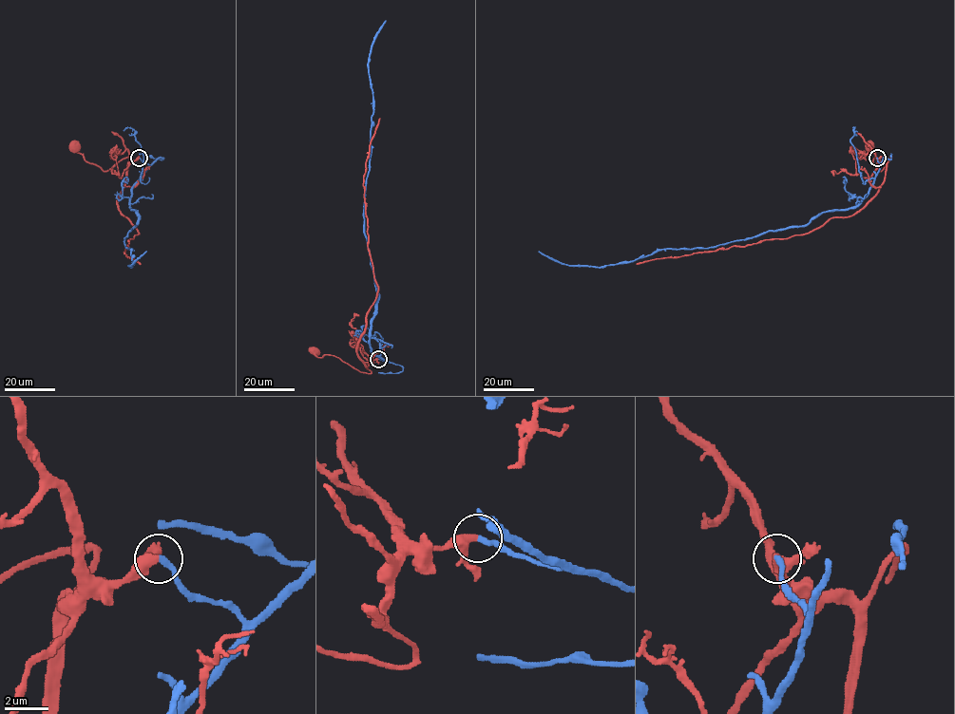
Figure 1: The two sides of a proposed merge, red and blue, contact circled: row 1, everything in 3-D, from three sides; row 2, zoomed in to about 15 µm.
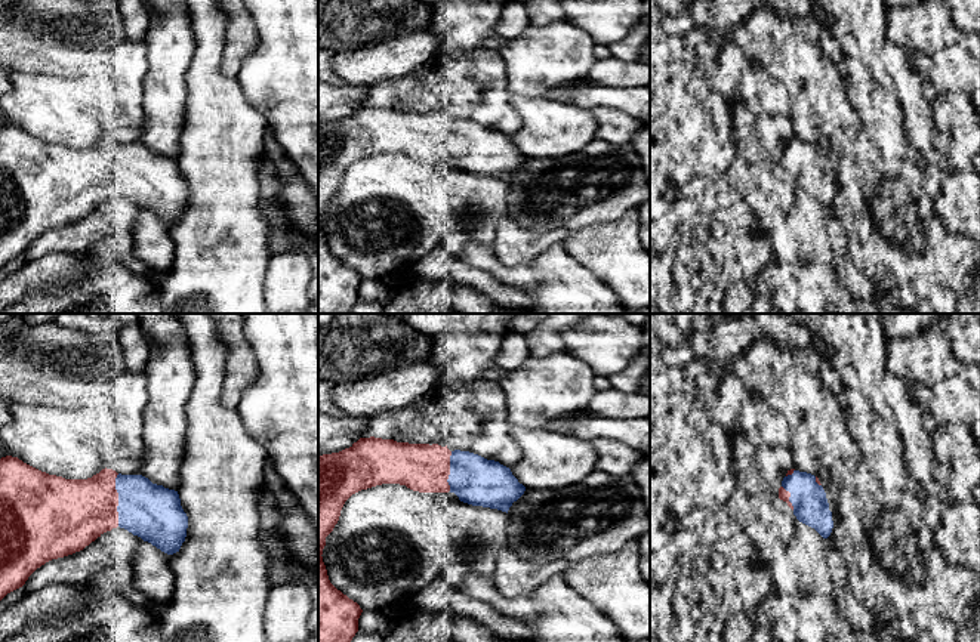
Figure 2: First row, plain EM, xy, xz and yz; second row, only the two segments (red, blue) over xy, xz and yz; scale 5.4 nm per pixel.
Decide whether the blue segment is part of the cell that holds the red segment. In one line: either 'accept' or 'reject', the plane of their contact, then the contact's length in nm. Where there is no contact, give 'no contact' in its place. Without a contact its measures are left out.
reject; meets red in xy; contact 280 nm long

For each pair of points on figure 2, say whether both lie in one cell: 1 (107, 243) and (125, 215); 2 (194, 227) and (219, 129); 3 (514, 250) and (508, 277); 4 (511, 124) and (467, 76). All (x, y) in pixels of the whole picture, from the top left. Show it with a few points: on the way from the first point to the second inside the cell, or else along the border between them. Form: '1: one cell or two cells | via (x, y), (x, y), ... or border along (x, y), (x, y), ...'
1: one cell | via (114, 235), (125, 222)
2: one cell | via (218, 203), (219, 153)
3: two cells | border along (492, 247), (505, 265), (529, 265), (544, 253)
4: one cell | via (499, 113), (478, 92), (478, 88)

